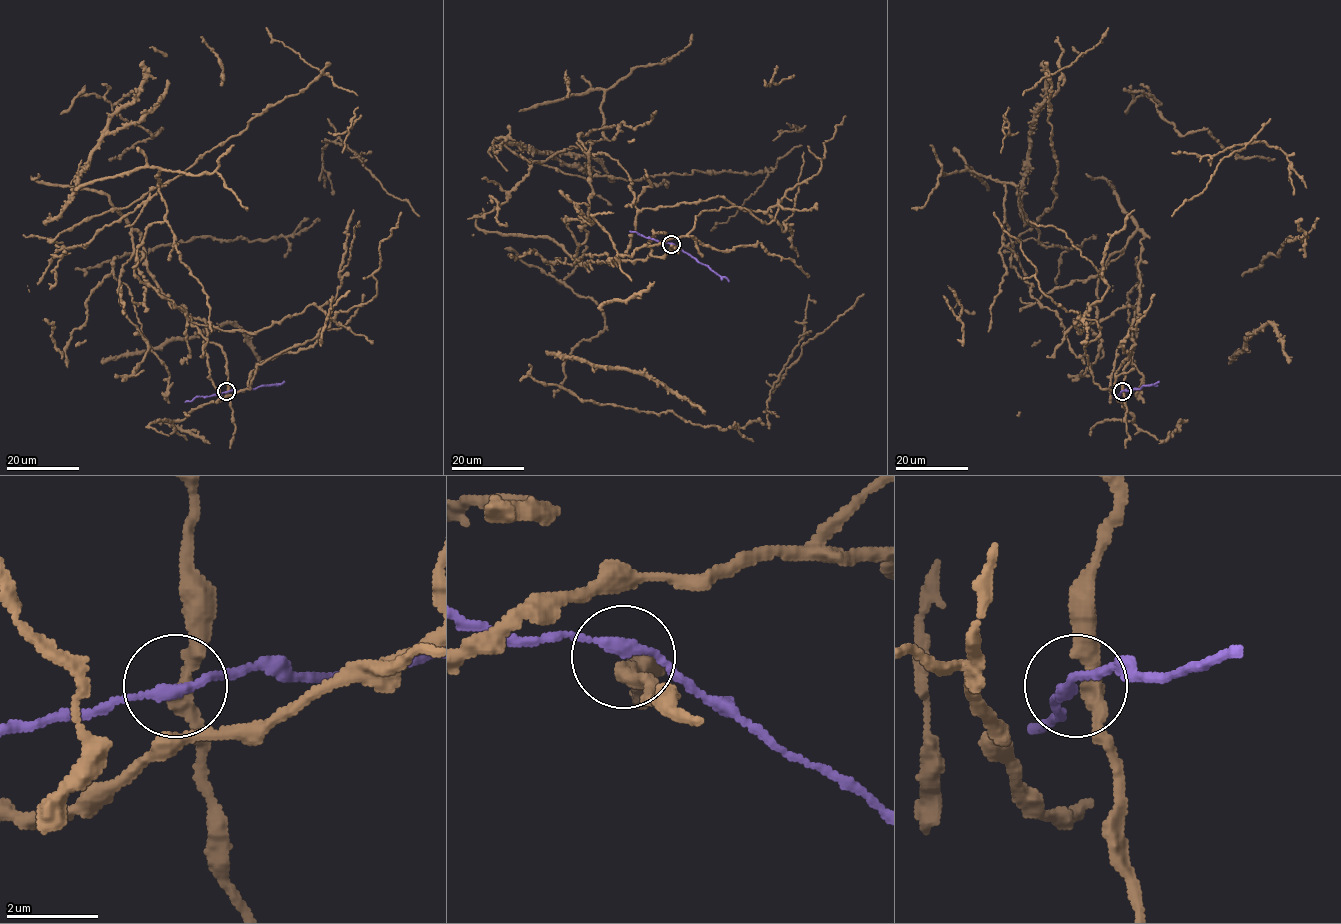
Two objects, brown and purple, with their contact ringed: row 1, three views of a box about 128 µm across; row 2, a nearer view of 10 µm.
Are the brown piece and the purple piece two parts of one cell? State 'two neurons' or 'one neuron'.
two neurons

